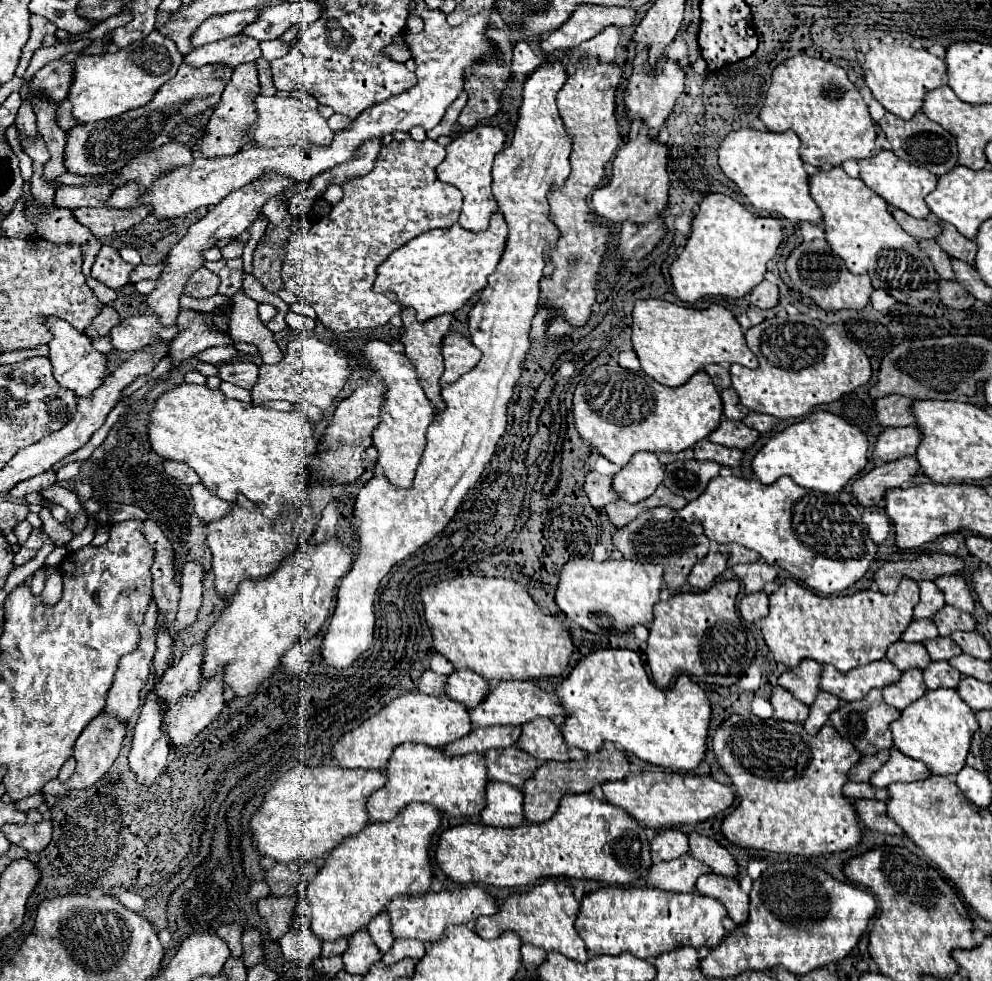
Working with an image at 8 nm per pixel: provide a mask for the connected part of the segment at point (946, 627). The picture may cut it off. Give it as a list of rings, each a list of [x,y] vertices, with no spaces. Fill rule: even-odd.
[[[945,605],[935,613],[935,625],[939,629],[941,637],[951,635],[953,631],[973,631],[975,629],[975,619],[969,613],[963,613],[951,605]]]

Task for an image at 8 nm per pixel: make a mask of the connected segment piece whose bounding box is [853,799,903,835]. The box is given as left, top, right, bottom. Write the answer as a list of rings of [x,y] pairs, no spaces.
[[[855,799],[853,807],[857,811],[859,821],[863,821],[863,825],[867,829],[881,831],[881,833],[891,833],[891,835],[893,833],[903,833],[899,829],[899,825],[885,815],[885,803],[877,801],[877,799]]]

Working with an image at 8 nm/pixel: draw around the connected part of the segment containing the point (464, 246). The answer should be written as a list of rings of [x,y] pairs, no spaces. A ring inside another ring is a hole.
[[[499,211],[491,215],[489,229],[481,233],[467,231],[459,223],[427,231],[389,255],[389,259],[377,269],[375,291],[397,293],[399,305],[413,307],[419,321],[427,321],[443,313],[455,313],[471,295],[487,285],[487,277],[495,271],[501,259],[505,239],[507,223]]]

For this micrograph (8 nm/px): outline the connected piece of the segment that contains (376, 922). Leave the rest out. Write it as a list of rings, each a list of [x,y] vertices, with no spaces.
[[[381,911],[379,915],[375,915],[375,919],[371,919],[371,923],[367,925],[367,931],[373,939],[373,943],[379,947],[381,953],[389,951],[391,943],[393,943],[393,937],[391,937],[391,931],[389,931],[389,917],[387,917],[387,911]]]

